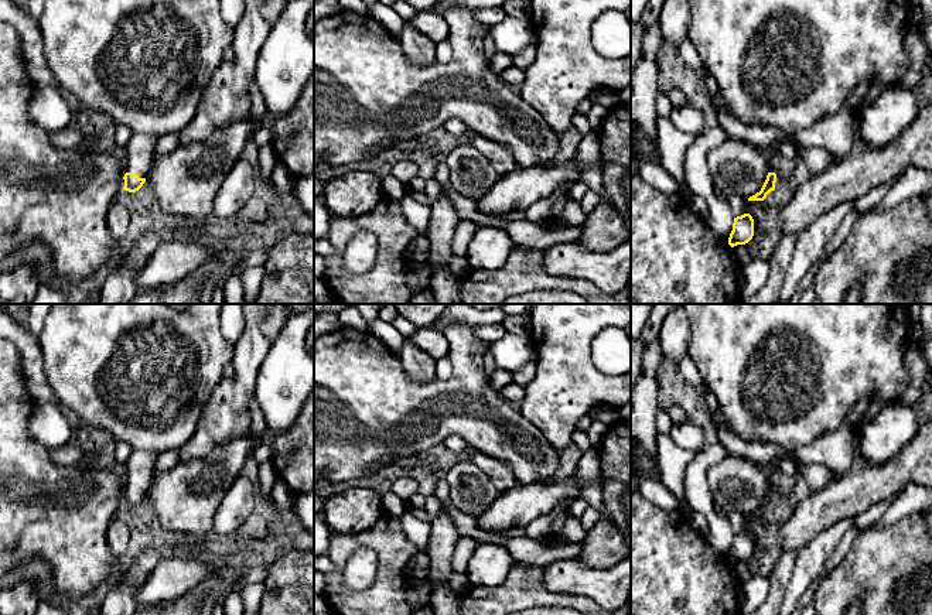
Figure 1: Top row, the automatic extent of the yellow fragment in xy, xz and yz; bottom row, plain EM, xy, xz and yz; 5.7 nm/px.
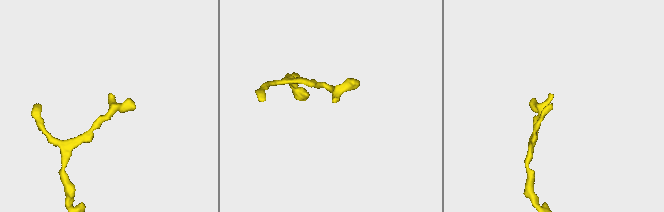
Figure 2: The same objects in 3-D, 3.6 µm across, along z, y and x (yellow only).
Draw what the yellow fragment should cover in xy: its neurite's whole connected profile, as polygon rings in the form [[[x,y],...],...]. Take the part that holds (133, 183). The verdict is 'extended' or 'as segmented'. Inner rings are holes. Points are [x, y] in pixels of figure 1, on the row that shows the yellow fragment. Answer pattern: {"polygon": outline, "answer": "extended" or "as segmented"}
{"polygon": [[[137,134],[129,140],[124,156],[126,156],[126,174],[124,191],[136,192],[146,182],[146,175],[156,154],[156,143],[158,137],[151,134]]], "answer": "extended"}

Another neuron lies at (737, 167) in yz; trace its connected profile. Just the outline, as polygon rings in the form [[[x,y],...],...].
[[[730,137],[707,153],[706,167],[720,192],[742,198],[759,192],[771,172],[764,148]]]

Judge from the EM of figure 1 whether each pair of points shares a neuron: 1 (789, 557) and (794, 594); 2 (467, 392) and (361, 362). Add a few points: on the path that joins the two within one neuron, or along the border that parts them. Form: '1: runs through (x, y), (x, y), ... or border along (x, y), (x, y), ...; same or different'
1: border along (798, 552), (792, 576), (781, 600); different
2: runs through (440, 395), (393, 395), (388, 389); same

